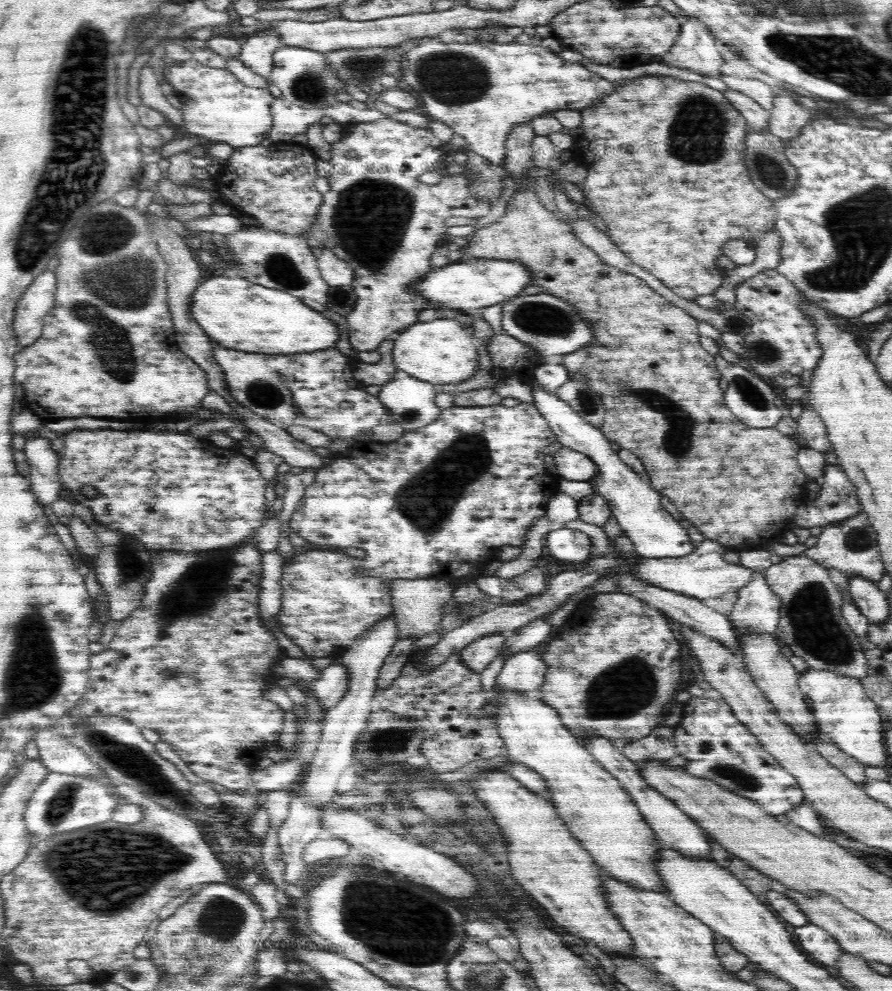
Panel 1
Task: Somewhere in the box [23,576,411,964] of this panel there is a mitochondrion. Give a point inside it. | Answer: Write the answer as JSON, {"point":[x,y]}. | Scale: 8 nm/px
{"point":[99,870]}

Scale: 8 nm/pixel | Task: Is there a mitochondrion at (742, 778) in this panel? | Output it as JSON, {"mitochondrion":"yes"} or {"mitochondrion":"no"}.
{"mitochondrion":"yes"}

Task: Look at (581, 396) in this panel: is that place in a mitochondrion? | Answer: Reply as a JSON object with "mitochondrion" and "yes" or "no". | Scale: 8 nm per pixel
{"mitochondrion":"yes"}

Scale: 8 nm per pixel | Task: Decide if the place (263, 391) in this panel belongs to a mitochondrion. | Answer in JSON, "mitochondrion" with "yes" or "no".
{"mitochondrion":"yes"}

